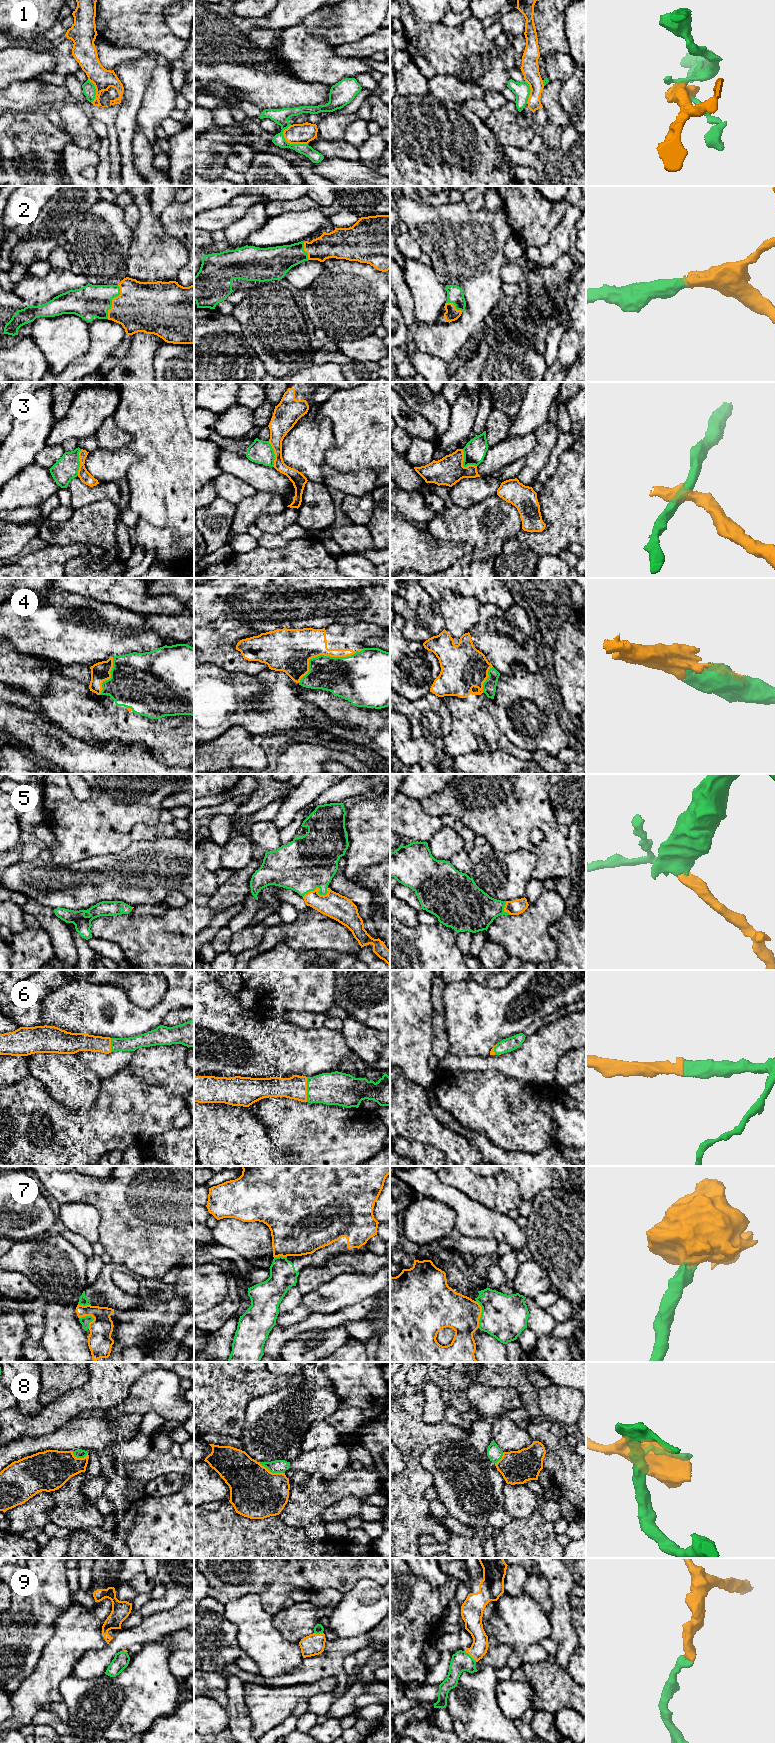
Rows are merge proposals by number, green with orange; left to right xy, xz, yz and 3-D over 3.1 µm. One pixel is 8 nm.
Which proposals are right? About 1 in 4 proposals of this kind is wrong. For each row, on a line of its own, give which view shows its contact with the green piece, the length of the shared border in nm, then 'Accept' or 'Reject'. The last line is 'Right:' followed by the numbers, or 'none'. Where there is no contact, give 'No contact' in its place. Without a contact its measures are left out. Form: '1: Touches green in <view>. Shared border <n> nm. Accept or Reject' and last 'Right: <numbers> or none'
1: Touches green in xz. Shared border 240 nm. Reject
2: Touches green in xy. Shared border 280 nm. Accept
3: Touches green in yz. Shared border 180 nm. Reject
4: Touches green in xz. Shared border 600 nm. Accept
5: Touches green in xz. Shared border 220 nm. Accept
6: Touches green in xz. Shared border 200 nm. Accept
7: Touches green in yz. Shared border 220 nm. Accept
8: Touches green in xz. Shared border 220 nm. Reject
9: Touches green in yz. Shared border 130 nm. Accept
Right: 2, 4, 5, 6, 7, 9

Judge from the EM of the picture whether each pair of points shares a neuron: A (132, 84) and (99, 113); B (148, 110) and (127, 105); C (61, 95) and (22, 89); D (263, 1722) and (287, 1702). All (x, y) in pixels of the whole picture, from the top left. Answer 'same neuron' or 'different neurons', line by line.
A: different neurons
B: different neurons
C: same neuron
D: same neuron

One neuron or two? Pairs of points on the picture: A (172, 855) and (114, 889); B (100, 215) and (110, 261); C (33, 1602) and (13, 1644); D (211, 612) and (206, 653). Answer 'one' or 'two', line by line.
A: one
B: one
C: one
D: two

